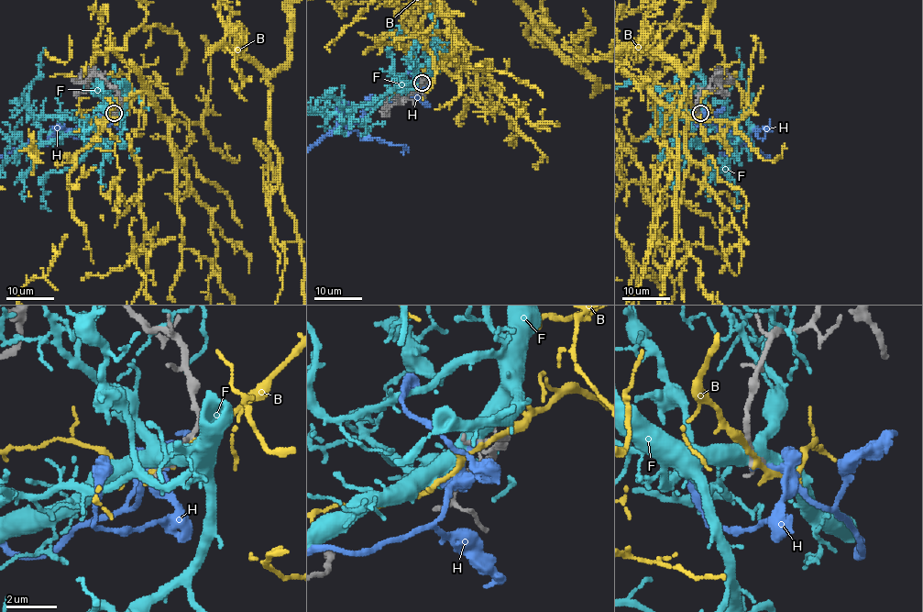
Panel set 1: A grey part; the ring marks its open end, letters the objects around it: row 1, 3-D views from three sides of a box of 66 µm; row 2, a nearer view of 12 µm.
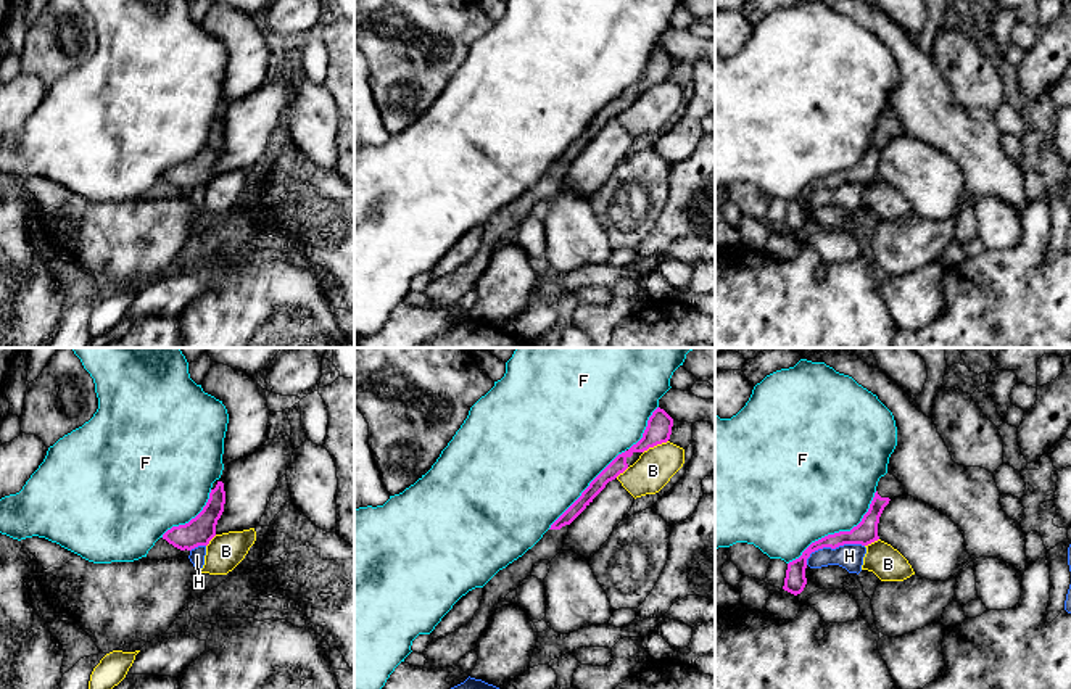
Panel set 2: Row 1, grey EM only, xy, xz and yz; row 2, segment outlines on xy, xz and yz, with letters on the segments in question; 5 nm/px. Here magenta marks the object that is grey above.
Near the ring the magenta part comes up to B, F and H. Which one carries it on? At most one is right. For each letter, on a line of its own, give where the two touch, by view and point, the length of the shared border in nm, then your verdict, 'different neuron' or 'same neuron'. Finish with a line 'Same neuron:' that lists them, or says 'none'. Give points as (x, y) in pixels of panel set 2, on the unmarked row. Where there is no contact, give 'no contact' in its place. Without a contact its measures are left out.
B: contact xz (654, 84); length 140 nm; different neuron
F: contact yz (839, 171); length 600 nm; different neuron
H: contact yz (831, 187); length 320 nm; different neuron
Same neuron: none

